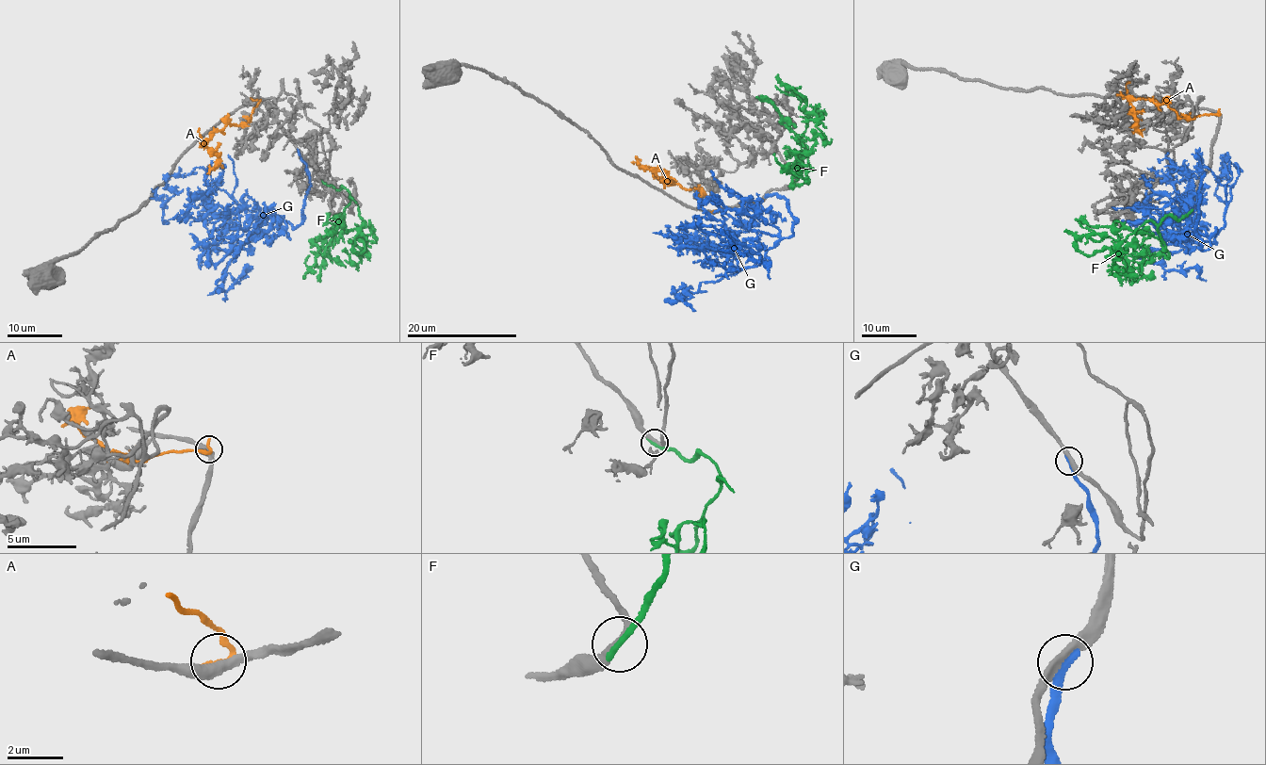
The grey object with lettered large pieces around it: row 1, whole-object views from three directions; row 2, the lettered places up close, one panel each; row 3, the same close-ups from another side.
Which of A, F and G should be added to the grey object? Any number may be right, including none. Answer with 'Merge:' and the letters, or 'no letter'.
Merge: F, G

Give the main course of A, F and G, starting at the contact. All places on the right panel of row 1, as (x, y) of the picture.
A: (1219, 114), (1180, 117), (1164, 103), (1137, 98), (1129, 102), (1136, 118), (1136, 129), (1139, 132), (1144, 128)
F: (1189, 211), (1177, 219), (1164, 216), (1158, 232), (1164, 249), (1154, 235), (1100, 227), (1075, 219)
G: (1202, 176), (1202, 251), (1224, 229), (1239, 174), (1226, 157), (1228, 177), (1215, 192), (1227, 204)

